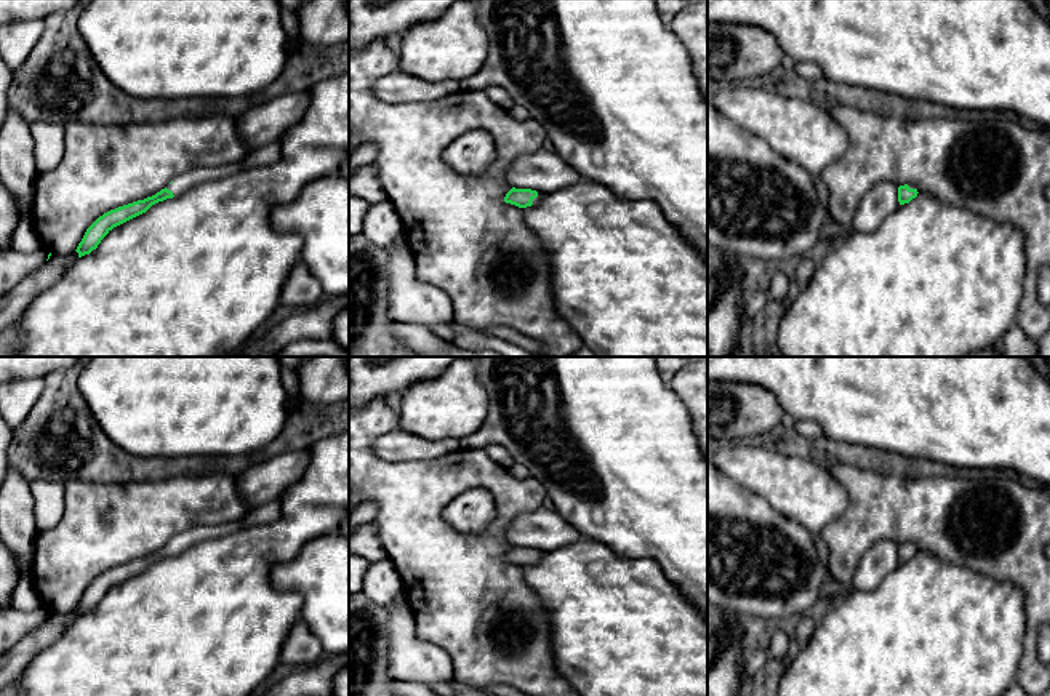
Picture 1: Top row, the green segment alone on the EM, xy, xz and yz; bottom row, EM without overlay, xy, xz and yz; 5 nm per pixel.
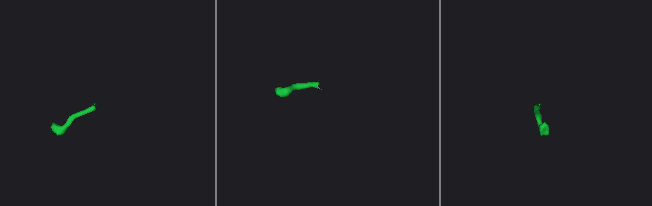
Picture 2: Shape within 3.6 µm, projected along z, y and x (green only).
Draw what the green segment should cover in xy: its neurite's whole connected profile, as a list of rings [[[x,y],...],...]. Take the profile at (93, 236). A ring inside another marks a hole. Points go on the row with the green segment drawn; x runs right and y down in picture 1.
[[[279,142],[267,144],[261,149],[251,150],[240,163],[226,165],[226,166],[203,166],[189,170],[173,179],[165,189],[157,192],[152,197],[138,200],[115,210],[110,210],[99,216],[85,232],[82,242],[77,246],[78,258],[90,254],[98,248],[101,240],[117,226],[146,213],[152,205],[163,202],[166,198],[178,197],[187,192],[192,186],[218,181],[227,176],[232,176],[238,171],[267,166],[280,162],[282,149]]]

